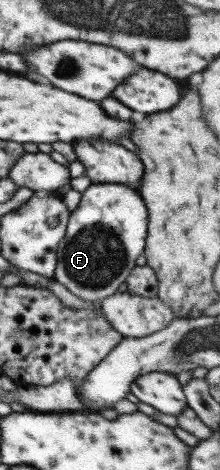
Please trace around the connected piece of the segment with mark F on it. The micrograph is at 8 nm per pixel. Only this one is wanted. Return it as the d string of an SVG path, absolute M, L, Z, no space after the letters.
M92 183L82 193L76 210L71 212L67 234L59 242L56 256L57 267L53 280L62 284L68 291L82 300L103 301L117 294L130 271L136 266L140 254L144 254L144 238L148 226L148 210L142 202L139 190L130 189L115 183Z

